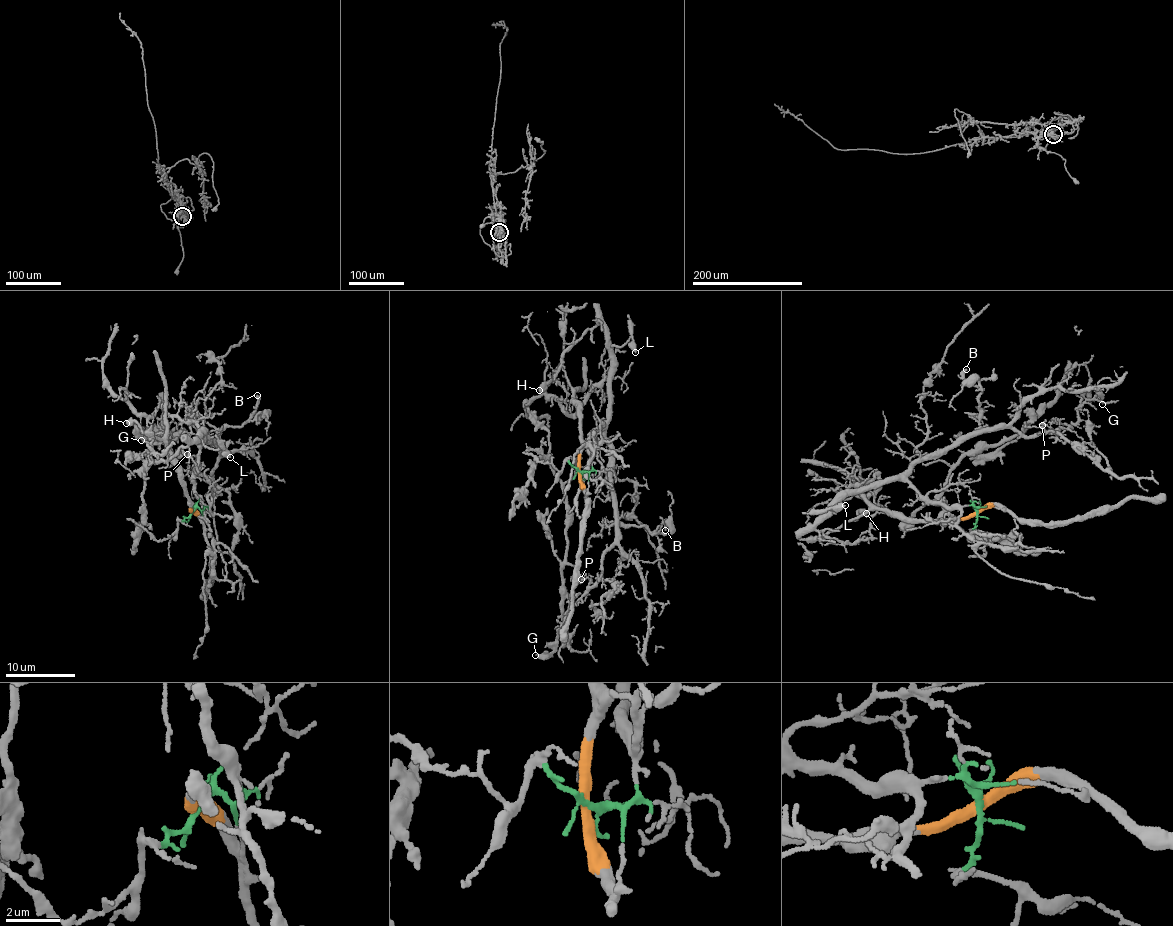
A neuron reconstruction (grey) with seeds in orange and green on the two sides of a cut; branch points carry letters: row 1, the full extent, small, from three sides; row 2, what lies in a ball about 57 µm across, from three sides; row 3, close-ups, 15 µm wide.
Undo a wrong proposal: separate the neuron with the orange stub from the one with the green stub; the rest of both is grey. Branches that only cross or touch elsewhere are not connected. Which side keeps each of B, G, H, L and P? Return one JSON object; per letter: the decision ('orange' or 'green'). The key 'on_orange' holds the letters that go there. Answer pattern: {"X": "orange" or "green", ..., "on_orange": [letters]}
{"B": "green", "G": "green", "H": "orange", "L": "green", "P": "green", "on_orange": ["H"]}

